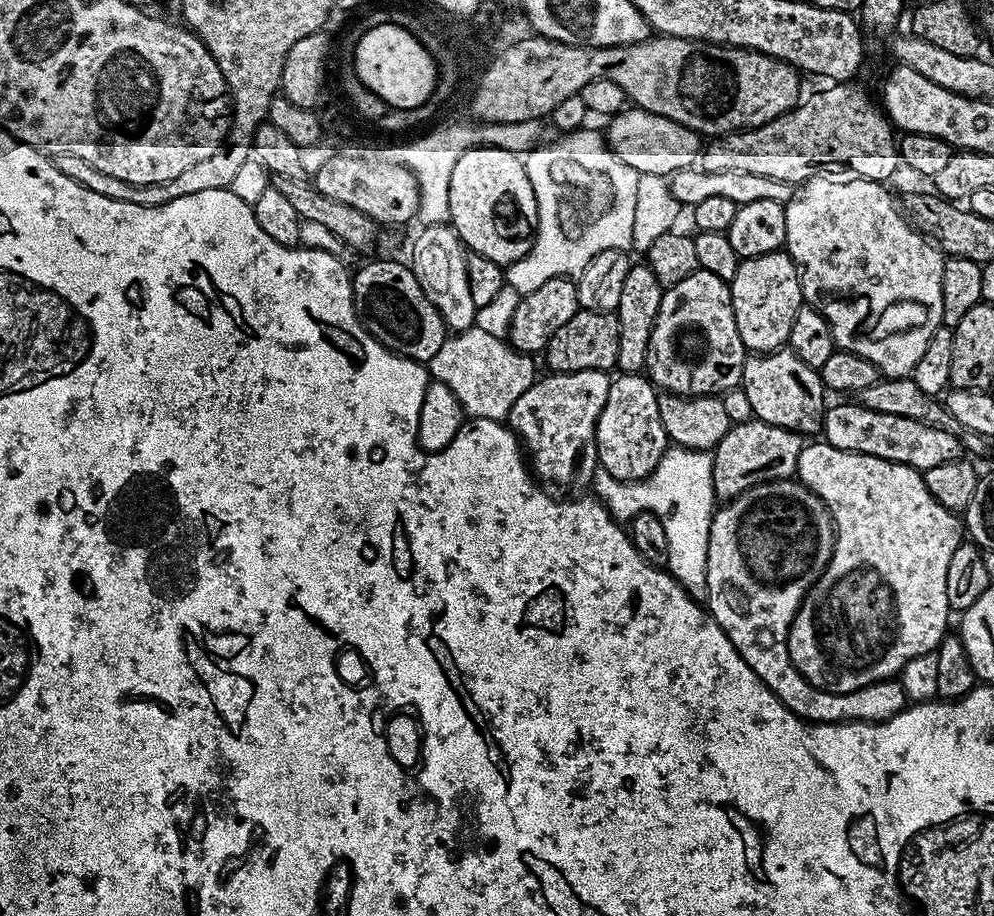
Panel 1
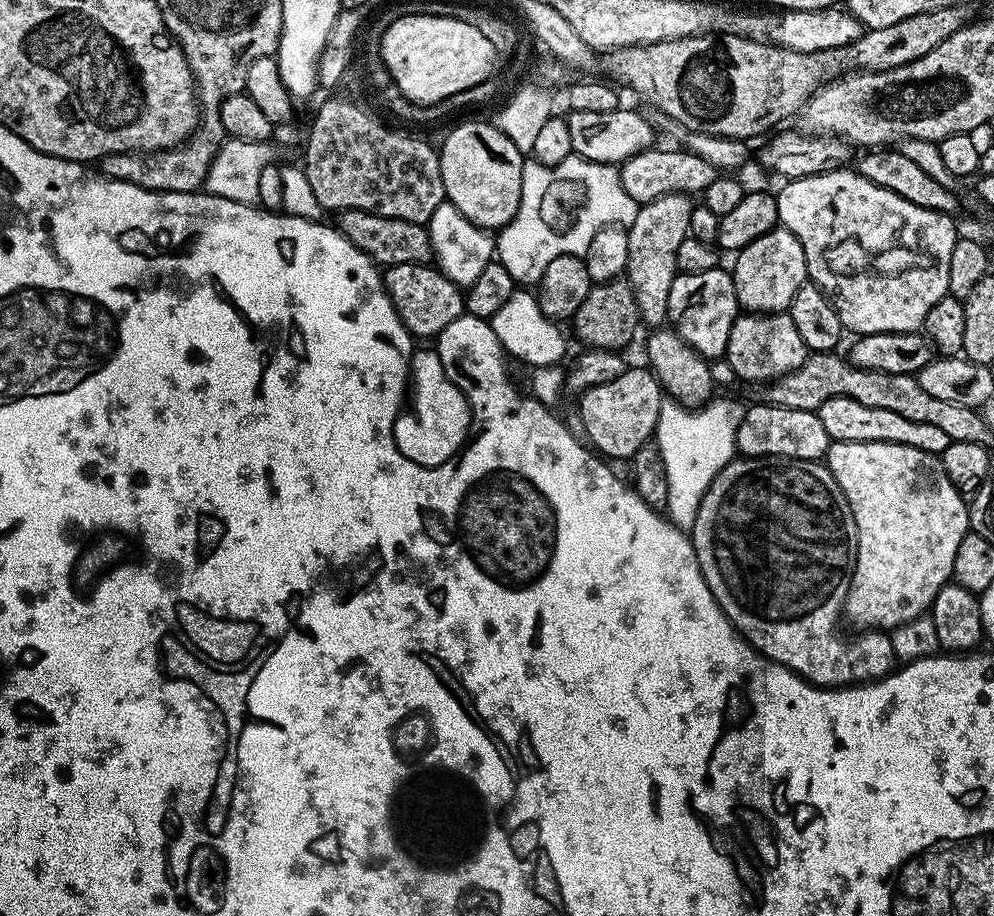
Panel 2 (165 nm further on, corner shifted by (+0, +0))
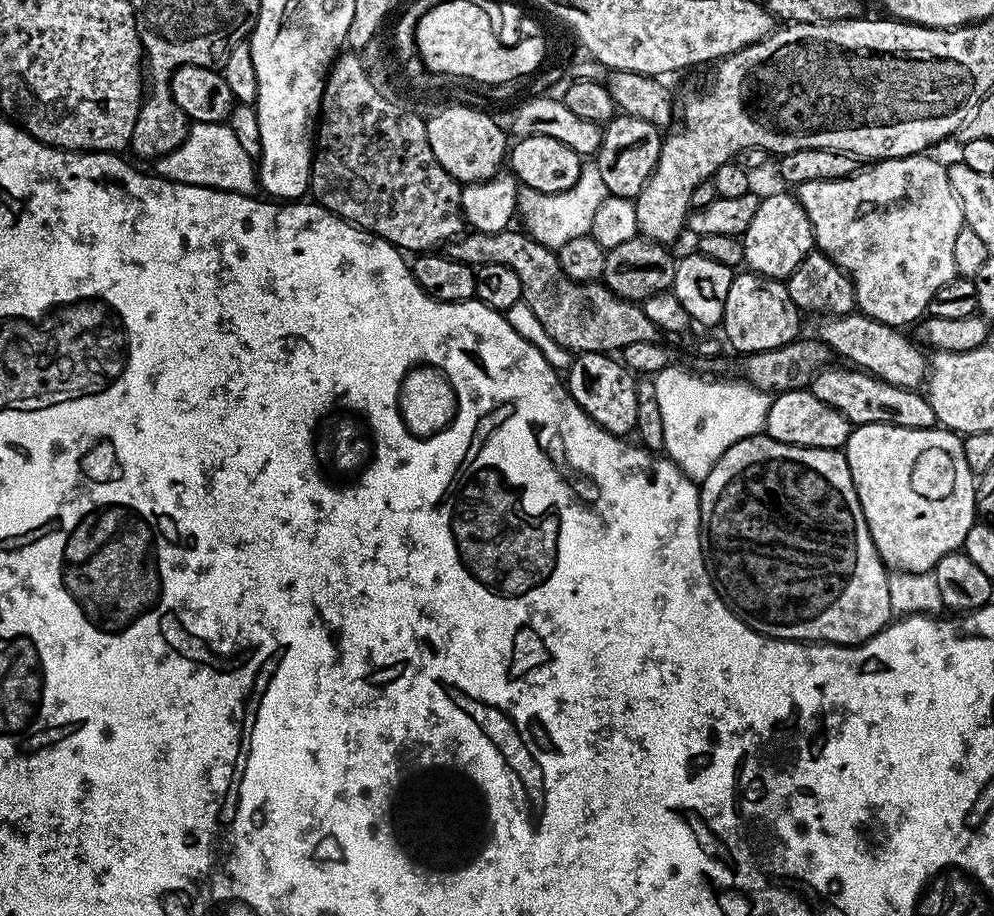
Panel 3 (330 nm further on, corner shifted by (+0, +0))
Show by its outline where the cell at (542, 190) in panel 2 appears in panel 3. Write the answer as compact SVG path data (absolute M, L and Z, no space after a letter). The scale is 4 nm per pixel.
M584 162L580 166L580 177L578 182L574 182L574 186L570 186L570 190L562 190L561 192L539 192L533 188L524 188L518 196L518 216L524 219L523 227L528 235L534 237L538 242L542 242L547 248L558 250L566 242L570 242L570 238L578 238L579 236L587 236L591 233L592 223L594 222L594 213L598 211L598 206L602 206L602 202L607 198L606 182L602 182L602 174L598 170L595 162Z

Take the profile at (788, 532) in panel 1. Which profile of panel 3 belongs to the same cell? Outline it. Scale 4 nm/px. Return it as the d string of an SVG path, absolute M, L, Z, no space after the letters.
M767 434L751 436L742 442L734 442L734 446L730 446L730 450L726 450L726 454L722 454L718 462L714 462L710 474L706 474L699 489L700 544L704 548L704 564L708 567L712 583L715 584L720 597L727 602L739 620L746 622L756 632L779 640L855 646L866 643L892 623L894 613L890 606L890 586L888 585L890 572L880 561L880 555L874 546L874 538L870 538L868 523L862 514L862 506L854 490L854 478L850 478L850 466L846 462L843 451L834 448L790 446L772 440Z

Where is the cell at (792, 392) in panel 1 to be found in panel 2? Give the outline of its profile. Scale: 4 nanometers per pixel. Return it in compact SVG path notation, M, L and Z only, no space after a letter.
M783 311L737 315L734 326L730 326L730 342L726 342L723 359L728 360L737 381L749 380L755 386L760 386L798 370L809 355L806 342L802 342L794 326L794 318Z

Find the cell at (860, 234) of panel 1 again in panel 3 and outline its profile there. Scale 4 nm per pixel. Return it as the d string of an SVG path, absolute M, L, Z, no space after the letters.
M932 154L903 156L897 160L877 160L871 166L861 167L848 177L830 181L806 182L799 185L798 199L812 223L815 247L819 251L825 252L852 279L857 309L878 322L889 324L890 327L898 329L903 329L904 324L915 325L927 313L930 298L934 298L934 294L938 294L938 290L942 286L946 286L946 282L950 282L957 277L956 267L954 266L954 241L958 238L958 230L966 227L964 215L962 214L962 206L954 194L954 186L950 186L947 167L943 163L940 165L932 157Z

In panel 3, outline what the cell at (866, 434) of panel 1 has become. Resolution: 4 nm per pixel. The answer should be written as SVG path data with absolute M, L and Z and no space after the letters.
M852 366L836 367L823 368L812 379L810 390L814 398L826 402L826 406L834 406L834 410L838 410L838 414L845 416L852 425L889 424L906 426L906 430L926 430L937 427L934 406L930 406L927 395L902 386L890 386L890 382L880 380L877 376Z

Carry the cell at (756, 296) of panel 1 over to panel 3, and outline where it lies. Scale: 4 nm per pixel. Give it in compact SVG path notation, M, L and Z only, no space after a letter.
M783 191L761 199L758 214L754 214L754 219L742 237L747 271L787 281L798 262L802 262L802 258L813 251L814 237L810 218L799 199L795 195L788 195L787 191Z

